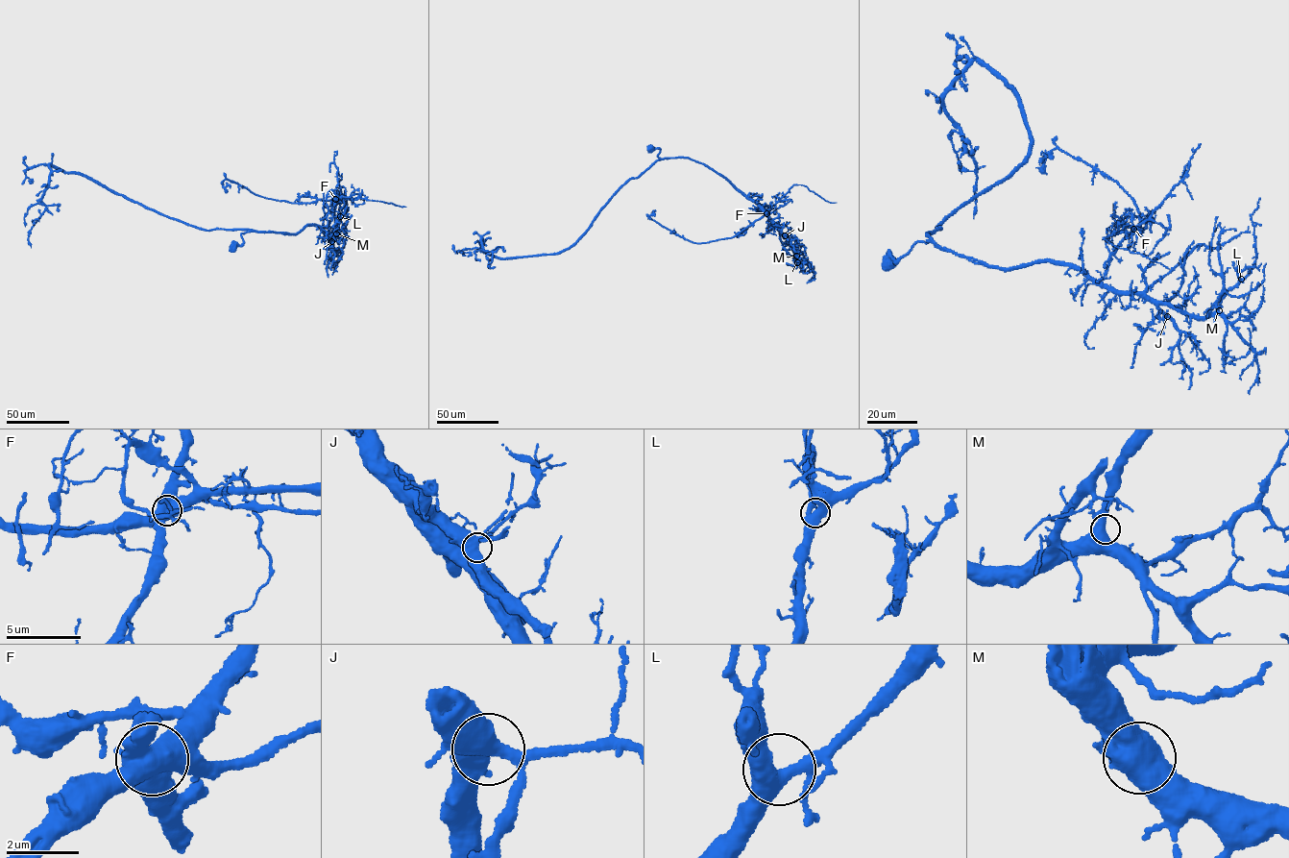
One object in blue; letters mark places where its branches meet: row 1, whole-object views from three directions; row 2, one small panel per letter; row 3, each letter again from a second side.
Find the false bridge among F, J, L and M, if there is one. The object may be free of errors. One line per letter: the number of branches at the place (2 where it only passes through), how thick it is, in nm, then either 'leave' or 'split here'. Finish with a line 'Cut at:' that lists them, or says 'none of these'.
F: branches 4; calibre 650 nm; split here
J: branches 3; calibre 500 nm; leave
L: branches 4; calibre 480 nm; leave
M: branches 4; calibre 480 nm; leave
Cut at: F

